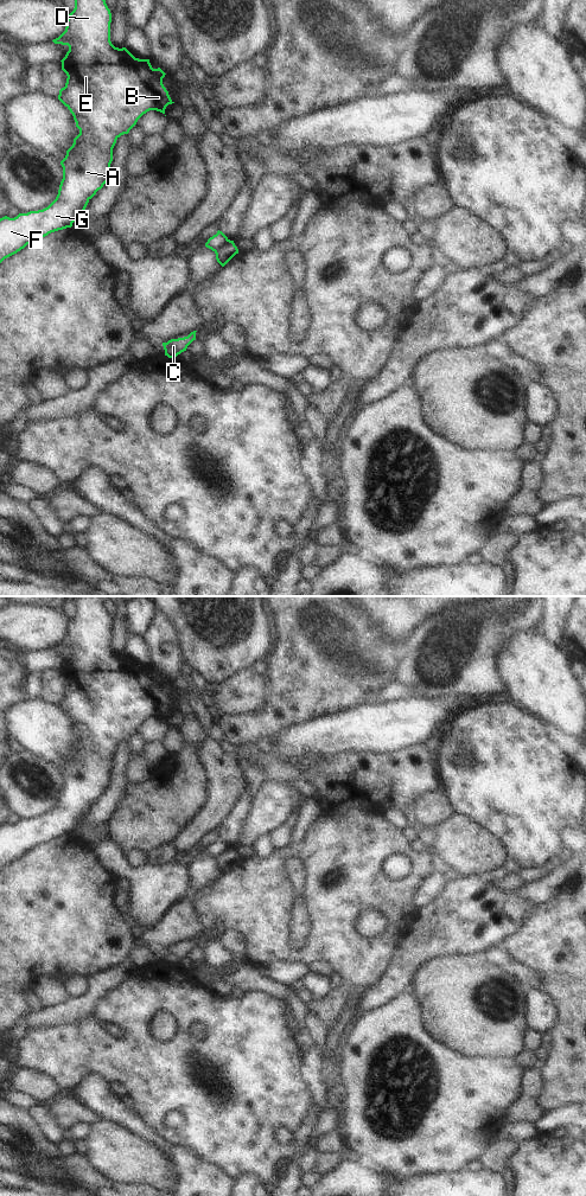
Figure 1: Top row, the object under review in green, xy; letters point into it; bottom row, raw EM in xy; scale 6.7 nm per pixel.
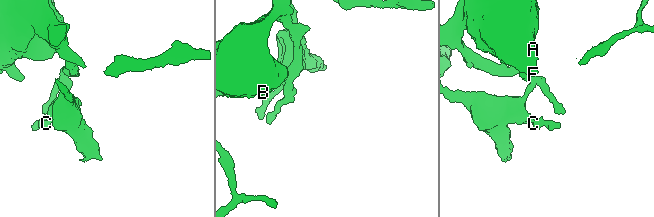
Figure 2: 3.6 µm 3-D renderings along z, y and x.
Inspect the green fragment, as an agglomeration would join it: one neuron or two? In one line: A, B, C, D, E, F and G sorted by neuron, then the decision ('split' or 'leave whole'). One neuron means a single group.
A B D E F G / C | split

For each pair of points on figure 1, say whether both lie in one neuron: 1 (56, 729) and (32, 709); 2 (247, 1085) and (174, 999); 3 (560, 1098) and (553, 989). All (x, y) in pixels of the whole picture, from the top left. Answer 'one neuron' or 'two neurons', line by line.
1: one neuron
2: one neuron
3: one neuron

